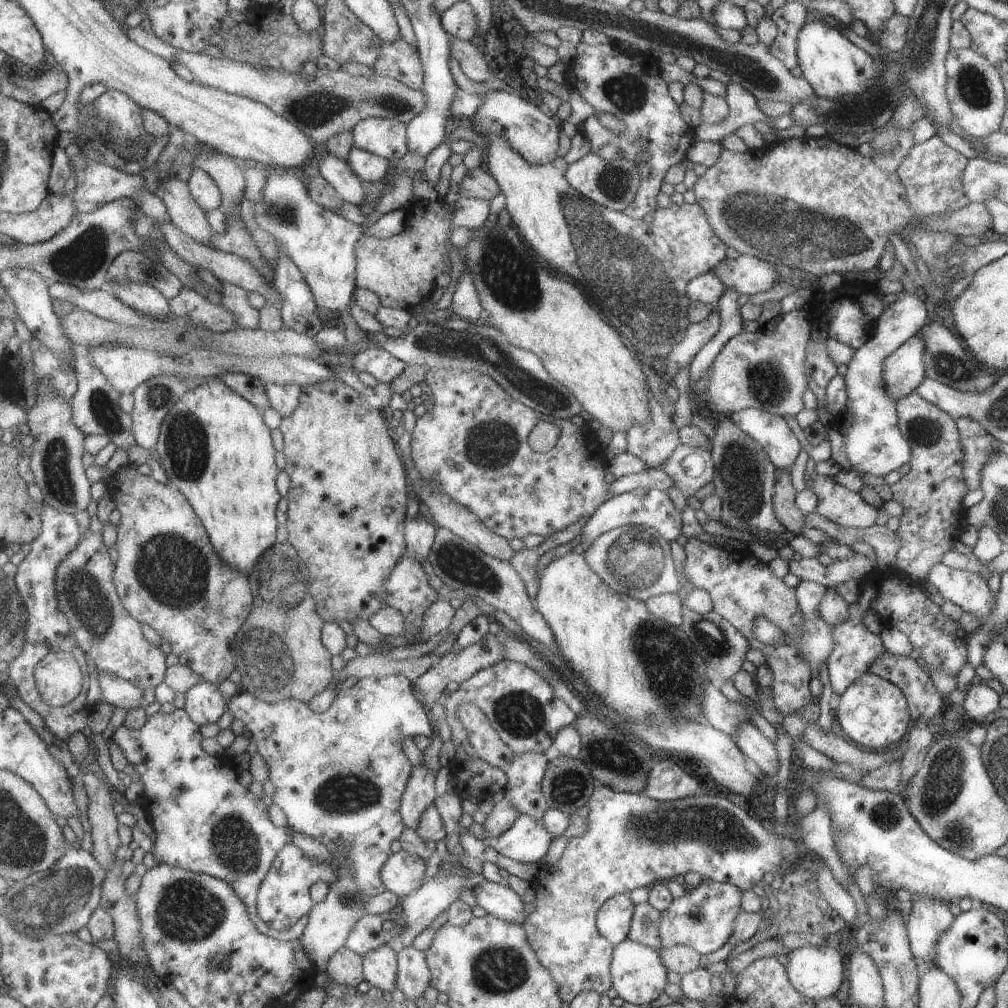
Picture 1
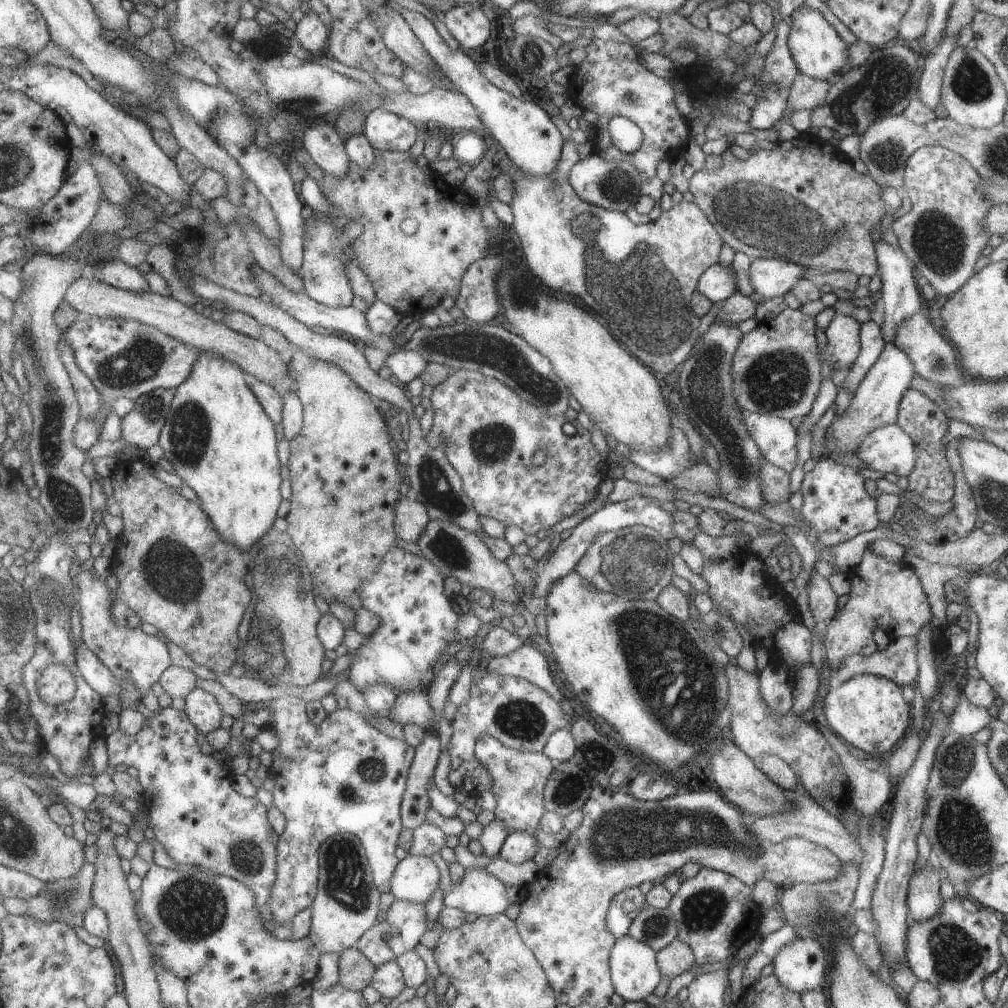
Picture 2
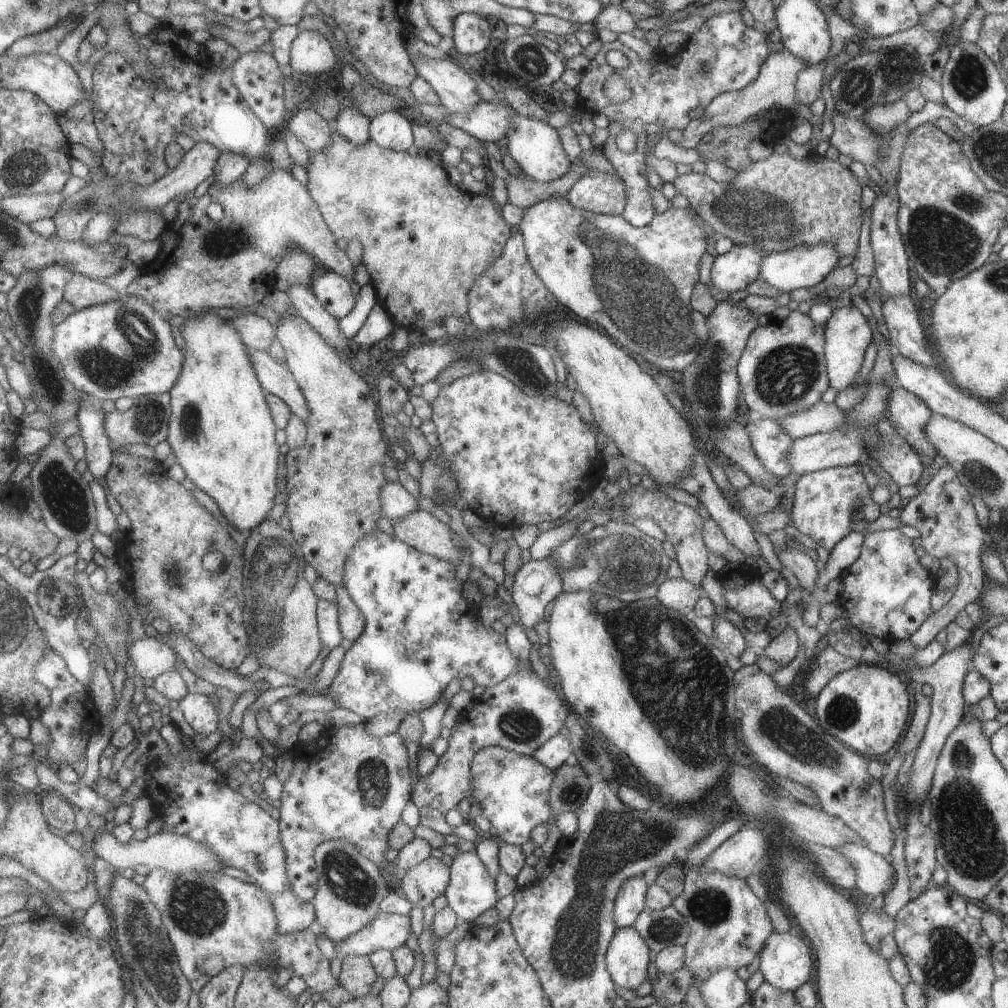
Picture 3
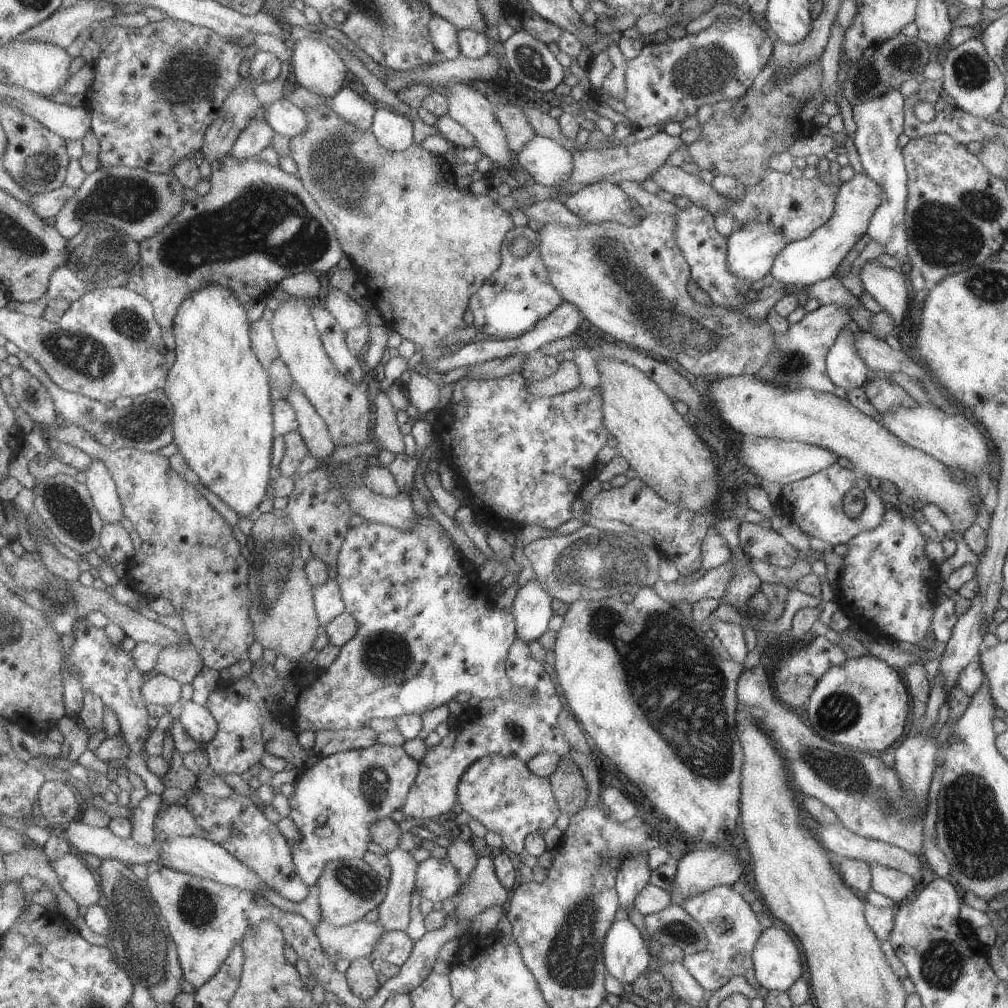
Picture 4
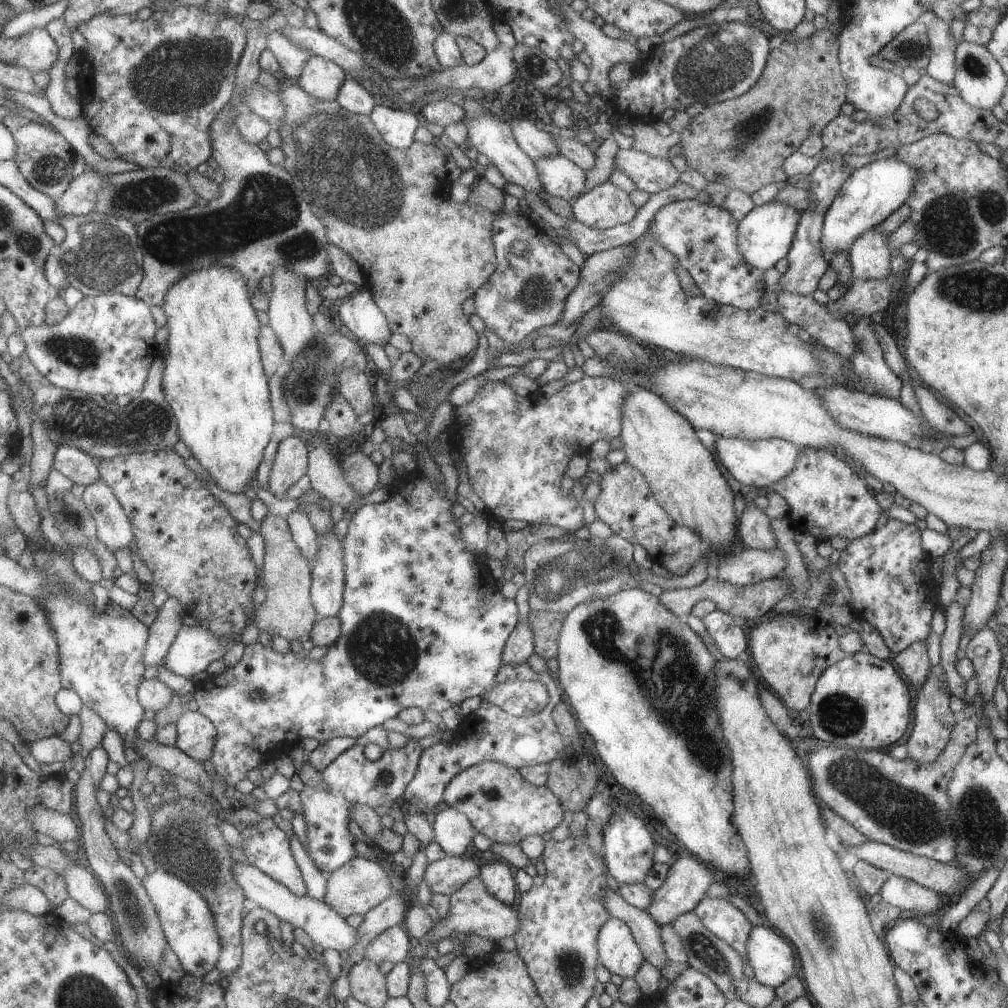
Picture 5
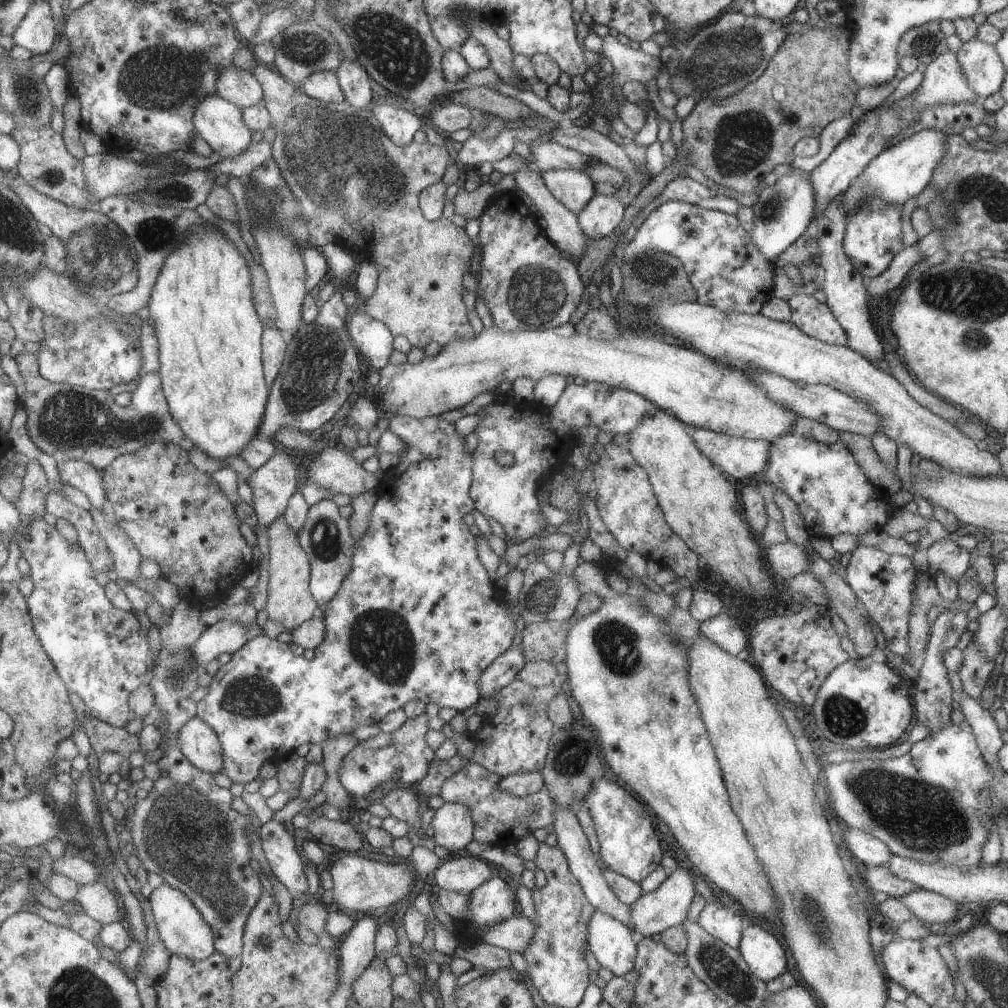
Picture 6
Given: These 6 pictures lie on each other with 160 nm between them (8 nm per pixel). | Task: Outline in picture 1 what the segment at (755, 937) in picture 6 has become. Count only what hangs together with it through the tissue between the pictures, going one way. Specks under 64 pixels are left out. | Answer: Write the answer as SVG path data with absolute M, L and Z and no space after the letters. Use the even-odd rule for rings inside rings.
M823 944L787 952L784 969L791 986L812 1001L833 995L843 980L843 963L837 951Z

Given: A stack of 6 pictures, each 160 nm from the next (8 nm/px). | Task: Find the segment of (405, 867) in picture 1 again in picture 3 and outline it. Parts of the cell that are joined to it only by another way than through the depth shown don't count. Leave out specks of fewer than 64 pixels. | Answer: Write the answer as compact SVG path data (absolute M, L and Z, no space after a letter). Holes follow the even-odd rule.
M430 857L401 876L401 888L414 906L425 909L441 894L446 895L451 880L451 868L443 860Z

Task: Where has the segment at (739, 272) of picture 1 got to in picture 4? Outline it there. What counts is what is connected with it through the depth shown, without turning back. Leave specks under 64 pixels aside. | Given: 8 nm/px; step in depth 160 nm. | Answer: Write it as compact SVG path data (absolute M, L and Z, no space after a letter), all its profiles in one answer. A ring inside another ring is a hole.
M855 173L850 180L839 185L837 194L834 196L833 214L819 228L811 232L809 236L787 243L786 247L775 256L768 277L778 280L787 286L803 287L831 277L845 254L866 233L869 219L873 216L873 211L879 206L881 201L882 188L867 173Z

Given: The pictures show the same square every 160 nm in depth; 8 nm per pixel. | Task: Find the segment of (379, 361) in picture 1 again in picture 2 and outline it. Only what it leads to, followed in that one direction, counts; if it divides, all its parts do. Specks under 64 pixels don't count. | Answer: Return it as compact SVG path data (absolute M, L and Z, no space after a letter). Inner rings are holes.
M401 349L389 354L387 366L392 372L392 378L404 387L408 387L415 379L427 370L429 362L419 351Z

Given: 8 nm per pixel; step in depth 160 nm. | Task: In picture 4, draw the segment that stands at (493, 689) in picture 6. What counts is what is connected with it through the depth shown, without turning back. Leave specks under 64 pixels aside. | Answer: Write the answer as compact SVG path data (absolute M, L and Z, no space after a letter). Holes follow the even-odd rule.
M536 578L518 590L513 610L516 612L519 639L532 643L549 630L549 622L556 614L554 601Z

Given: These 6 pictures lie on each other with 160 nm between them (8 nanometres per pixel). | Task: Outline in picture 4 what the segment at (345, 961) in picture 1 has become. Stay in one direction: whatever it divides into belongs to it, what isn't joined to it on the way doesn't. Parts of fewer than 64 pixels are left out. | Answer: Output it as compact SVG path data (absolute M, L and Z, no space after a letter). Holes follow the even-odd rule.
M369 956L352 961L345 973L353 992L366 1001L372 999L382 987L379 984L379 978L377 978L376 962L371 960Z

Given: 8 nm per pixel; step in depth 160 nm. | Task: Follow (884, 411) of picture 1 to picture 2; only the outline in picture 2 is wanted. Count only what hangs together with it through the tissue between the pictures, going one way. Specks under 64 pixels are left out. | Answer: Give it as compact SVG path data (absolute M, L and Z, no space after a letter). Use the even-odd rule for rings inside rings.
M879 239L873 243L877 273L880 276L881 291L884 310L884 319L881 326L882 338L885 341L892 342L894 335L894 328L897 324L915 311L921 311L925 306L922 295L919 292L918 287L915 287L913 282L913 276L911 275L911 267L909 267L908 258L905 253L897 246L892 246L888 242ZM888 424L867 433L859 443L855 455L865 468L877 472L892 472L898 478L913 470L915 453L912 440L897 424Z

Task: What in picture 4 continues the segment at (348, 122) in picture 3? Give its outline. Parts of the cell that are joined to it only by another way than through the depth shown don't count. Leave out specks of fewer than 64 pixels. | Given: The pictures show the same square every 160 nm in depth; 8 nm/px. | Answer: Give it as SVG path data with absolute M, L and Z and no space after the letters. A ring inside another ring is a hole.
M345 85L331 98L331 105L347 122L362 129L372 128L377 110L357 90Z

